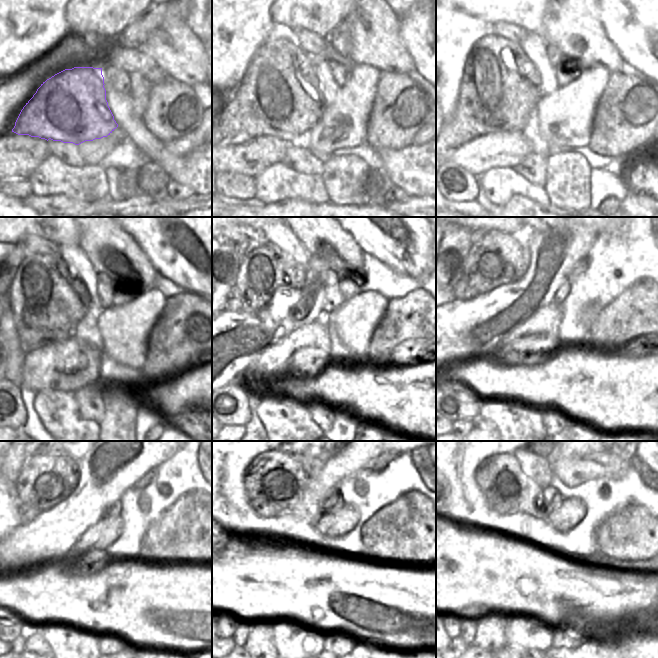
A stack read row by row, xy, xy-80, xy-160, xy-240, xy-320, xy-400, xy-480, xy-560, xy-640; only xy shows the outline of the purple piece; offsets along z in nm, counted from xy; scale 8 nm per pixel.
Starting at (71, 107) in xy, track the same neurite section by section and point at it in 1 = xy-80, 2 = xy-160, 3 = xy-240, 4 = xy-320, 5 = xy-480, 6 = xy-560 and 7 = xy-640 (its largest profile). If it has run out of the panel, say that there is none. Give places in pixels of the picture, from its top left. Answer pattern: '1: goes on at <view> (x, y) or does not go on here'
1: goes on at xy-80 (279, 95)
2: goes on at xy-160 (500, 86)
3: goes on at xy-240 (47, 302)
4: goes on at xy-320 (265, 269)
5: goes on at xy-480 (45, 480)
6: goes on at xy-560 (274, 481)
7: goes on at xy-640 (506, 488)

